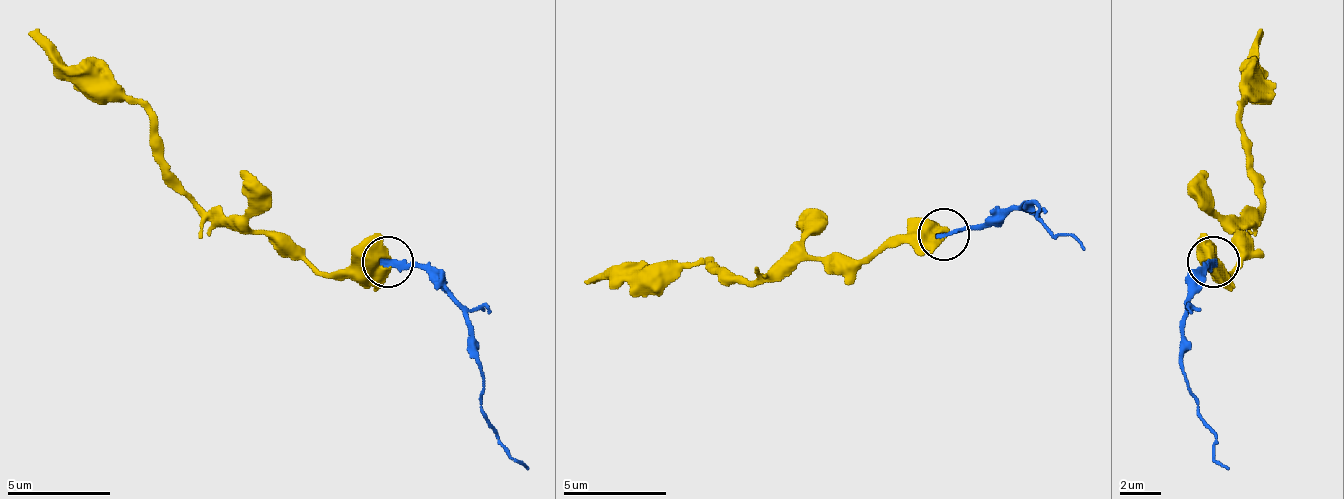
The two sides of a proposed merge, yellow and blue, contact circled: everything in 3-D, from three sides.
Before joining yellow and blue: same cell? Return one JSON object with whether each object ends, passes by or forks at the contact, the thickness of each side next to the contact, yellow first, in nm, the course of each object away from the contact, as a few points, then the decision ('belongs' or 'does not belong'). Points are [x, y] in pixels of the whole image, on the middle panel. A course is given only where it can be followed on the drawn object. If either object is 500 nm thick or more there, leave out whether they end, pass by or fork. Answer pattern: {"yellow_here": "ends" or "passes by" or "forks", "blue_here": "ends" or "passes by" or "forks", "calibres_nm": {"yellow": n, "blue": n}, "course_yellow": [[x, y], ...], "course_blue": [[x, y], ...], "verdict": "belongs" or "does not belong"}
{"calibres_nm": {"yellow": 800, "blue": 240}, "course_yellow": [[942, 236], [896, 236], [859, 261], [777, 261], [735, 282], [714, 261], [663, 261], [611, 267], [585, 282]], "course_blue": [[942, 236], [978, 230], [1020, 204], [1025, 204], [1041, 210], [1035, 220], [1051, 236], [1072, 236], [1082, 251]], "verdict": "does not belong"}

